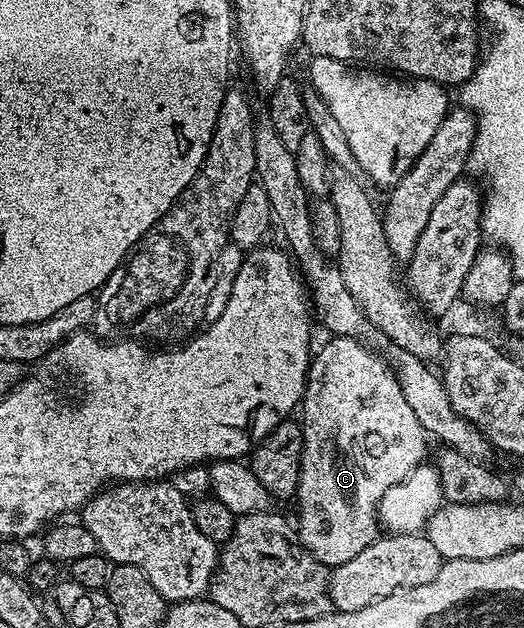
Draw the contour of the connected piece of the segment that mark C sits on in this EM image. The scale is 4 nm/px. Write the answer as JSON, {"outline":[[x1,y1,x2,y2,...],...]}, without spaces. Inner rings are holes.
{"outline":[[328,337,328,342,323,347,314,351,311,366,307,370,307,389,303,392,303,401,301,411,301,425,303,428,303,455,301,456,301,472,299,473,299,493,297,503,299,502,299,522,297,521,297,533,303,547,318,560,321,565,334,568,341,564,349,564,353,556,365,552,369,544,373,544,381,536,381,523,379,521,379,505,389,492,397,484,401,484,418,466,424,465,427,454,427,442,429,435,423,430,420,421,417,420,416,413,409,408,408,401,405,400,404,393,401,392,401,385,398,384,398,376,388,366,386,359,380,356,376,351,364,346,356,339]]}

